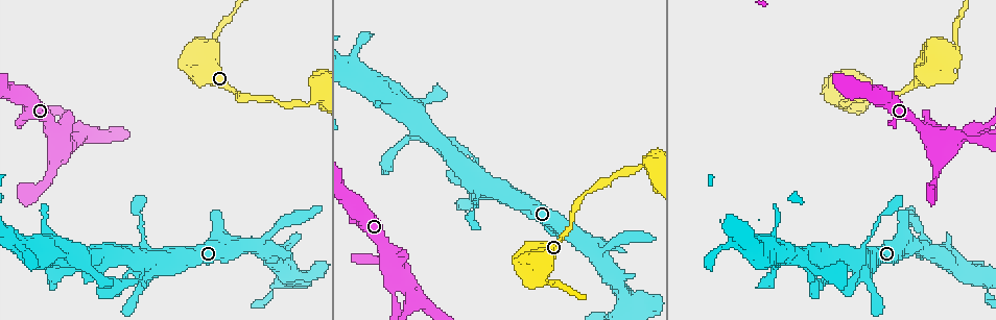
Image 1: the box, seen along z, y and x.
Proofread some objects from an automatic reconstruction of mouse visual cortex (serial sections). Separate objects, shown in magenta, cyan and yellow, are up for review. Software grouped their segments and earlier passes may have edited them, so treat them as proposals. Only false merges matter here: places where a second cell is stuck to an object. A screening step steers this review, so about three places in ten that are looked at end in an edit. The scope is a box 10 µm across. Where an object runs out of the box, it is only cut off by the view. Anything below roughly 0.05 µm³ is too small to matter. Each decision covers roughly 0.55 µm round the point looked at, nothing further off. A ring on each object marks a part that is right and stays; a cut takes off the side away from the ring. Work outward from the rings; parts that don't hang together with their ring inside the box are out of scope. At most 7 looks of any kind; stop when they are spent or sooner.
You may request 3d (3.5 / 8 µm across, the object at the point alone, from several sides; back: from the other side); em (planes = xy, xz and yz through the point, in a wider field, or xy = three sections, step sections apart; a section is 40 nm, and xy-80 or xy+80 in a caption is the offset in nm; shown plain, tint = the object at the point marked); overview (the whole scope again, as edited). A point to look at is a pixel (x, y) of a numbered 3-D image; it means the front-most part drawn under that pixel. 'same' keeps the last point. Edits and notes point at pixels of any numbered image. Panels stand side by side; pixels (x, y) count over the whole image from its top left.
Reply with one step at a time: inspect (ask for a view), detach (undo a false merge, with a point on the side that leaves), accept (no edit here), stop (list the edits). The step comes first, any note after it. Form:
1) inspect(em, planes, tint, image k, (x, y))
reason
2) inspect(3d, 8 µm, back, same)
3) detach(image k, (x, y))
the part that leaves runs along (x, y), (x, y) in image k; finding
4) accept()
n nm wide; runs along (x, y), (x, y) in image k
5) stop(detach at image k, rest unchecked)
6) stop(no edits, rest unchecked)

inspect(3d, 3.5 µm, image 1, (957, 43))
a narrow waist

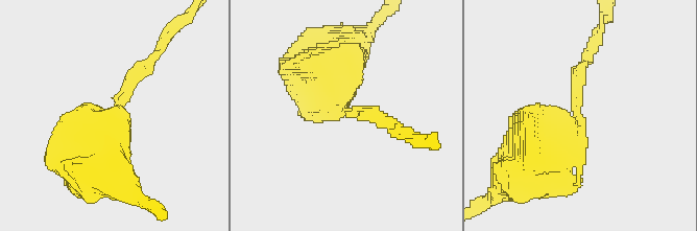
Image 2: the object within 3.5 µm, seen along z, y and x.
inspect(em, planes, tint, image 2, (575, 112))
arms of 200, 800 nm; now the EM

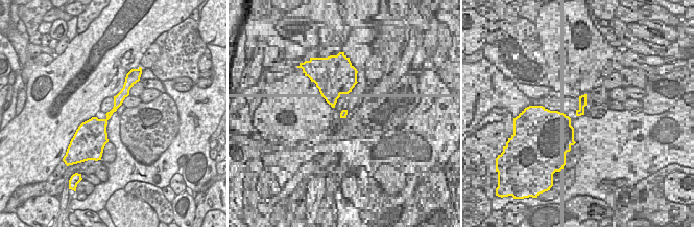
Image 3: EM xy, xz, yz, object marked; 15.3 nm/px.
inspect(em, xy, step 2, tint, same)

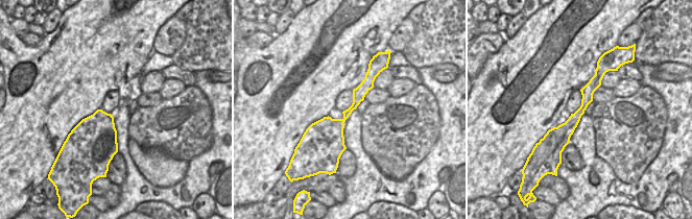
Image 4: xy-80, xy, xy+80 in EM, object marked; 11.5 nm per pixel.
detach(image 2, (126, 85))
two cells meet here

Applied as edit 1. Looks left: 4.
inspect(overview)
redraw

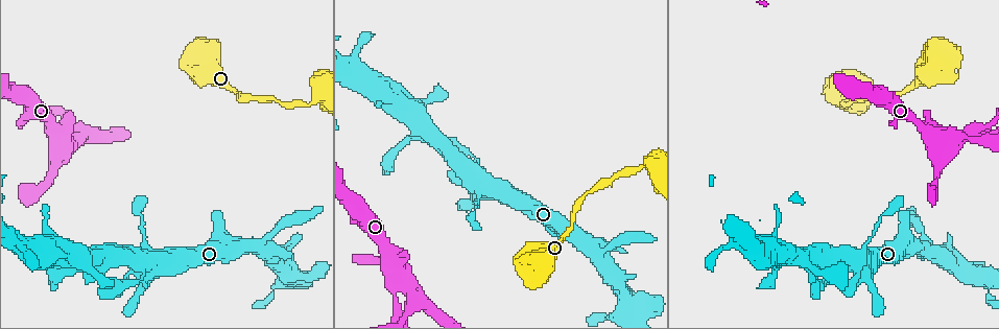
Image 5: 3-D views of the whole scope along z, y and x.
inspect(3d, 3.5 µm, image 5, (951, 142))
narrows sharply

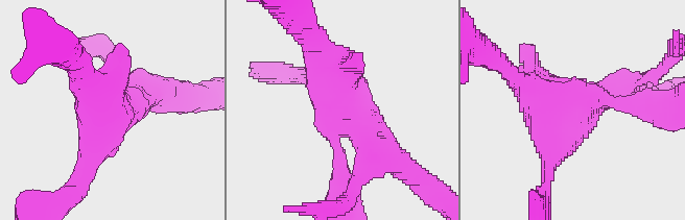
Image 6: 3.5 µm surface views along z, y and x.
inspect(em, planes, tint, image 6, (345, 107))
shape alone is not enough

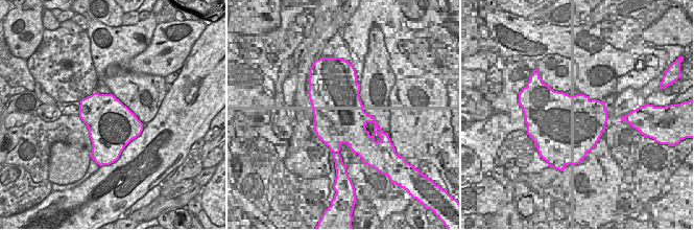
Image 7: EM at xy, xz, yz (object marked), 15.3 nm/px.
accept()
runs along (308, 38), (369, 140) in image 6; all the same cell

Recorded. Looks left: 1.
stop(detach at image 2, rest unchecked)

